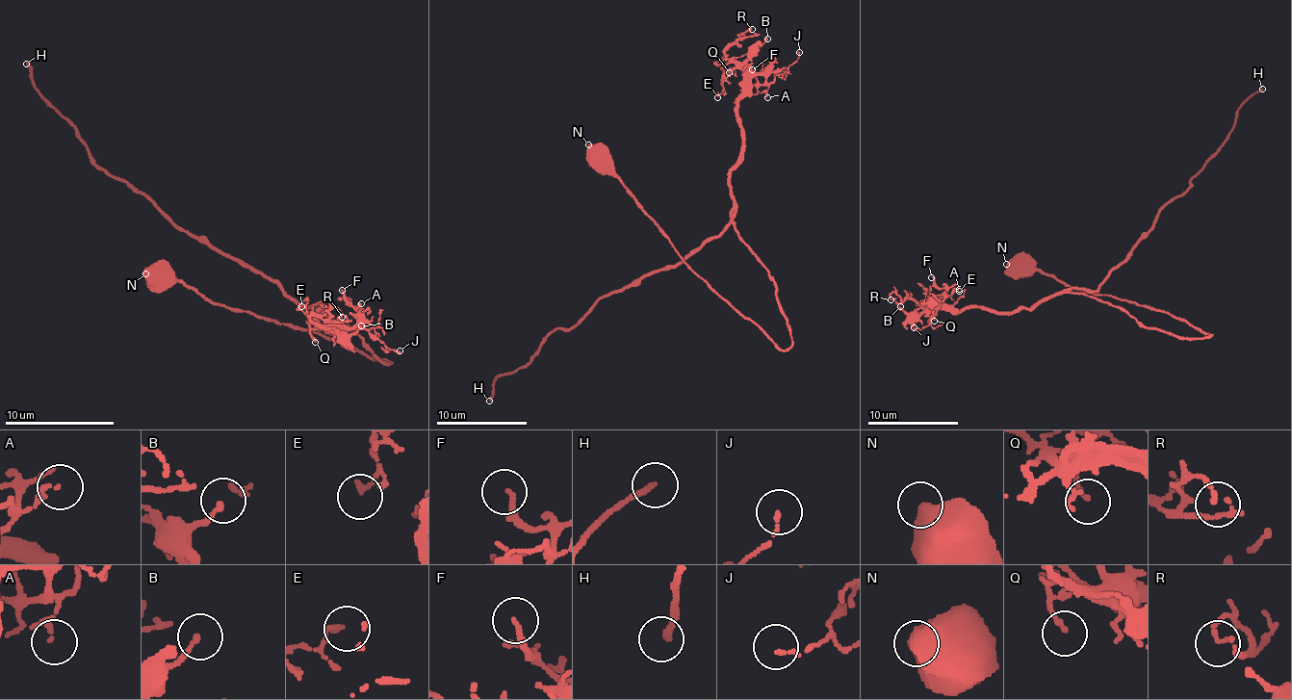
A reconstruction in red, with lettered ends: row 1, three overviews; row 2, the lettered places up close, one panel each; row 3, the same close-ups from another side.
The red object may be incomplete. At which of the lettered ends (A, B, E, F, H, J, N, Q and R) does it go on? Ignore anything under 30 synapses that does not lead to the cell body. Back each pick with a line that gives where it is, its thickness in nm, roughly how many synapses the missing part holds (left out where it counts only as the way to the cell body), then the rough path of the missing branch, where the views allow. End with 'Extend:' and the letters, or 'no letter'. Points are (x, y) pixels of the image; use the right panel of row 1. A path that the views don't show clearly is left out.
H: Place: (1262, 89). Thickness 170 nm. Roughly 60 synapses
Extend: H

